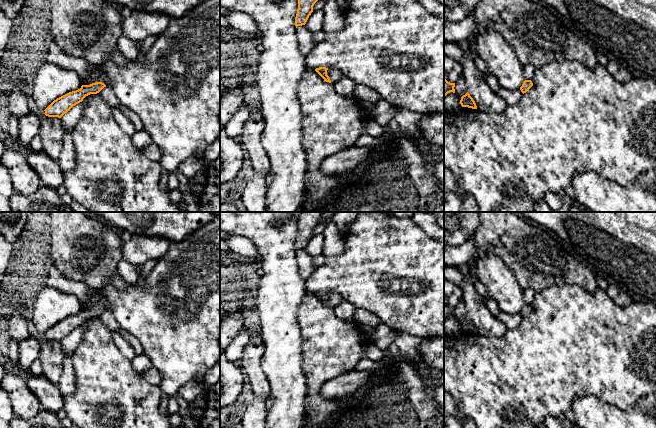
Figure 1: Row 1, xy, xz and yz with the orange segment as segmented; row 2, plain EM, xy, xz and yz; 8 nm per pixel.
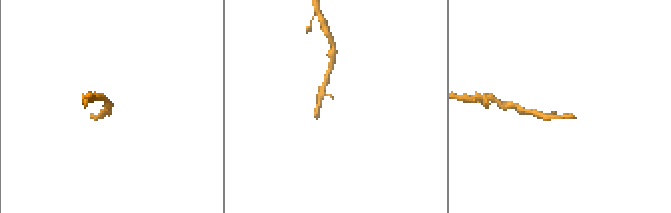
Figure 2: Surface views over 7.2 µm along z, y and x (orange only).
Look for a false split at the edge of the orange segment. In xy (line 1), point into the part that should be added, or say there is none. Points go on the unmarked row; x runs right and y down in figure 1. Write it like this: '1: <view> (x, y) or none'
1: none

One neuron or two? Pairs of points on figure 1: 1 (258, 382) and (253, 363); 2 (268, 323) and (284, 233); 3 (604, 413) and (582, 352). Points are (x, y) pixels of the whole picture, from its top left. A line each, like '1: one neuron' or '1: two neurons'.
1: one neuron
2: one neuron
3: two neurons

